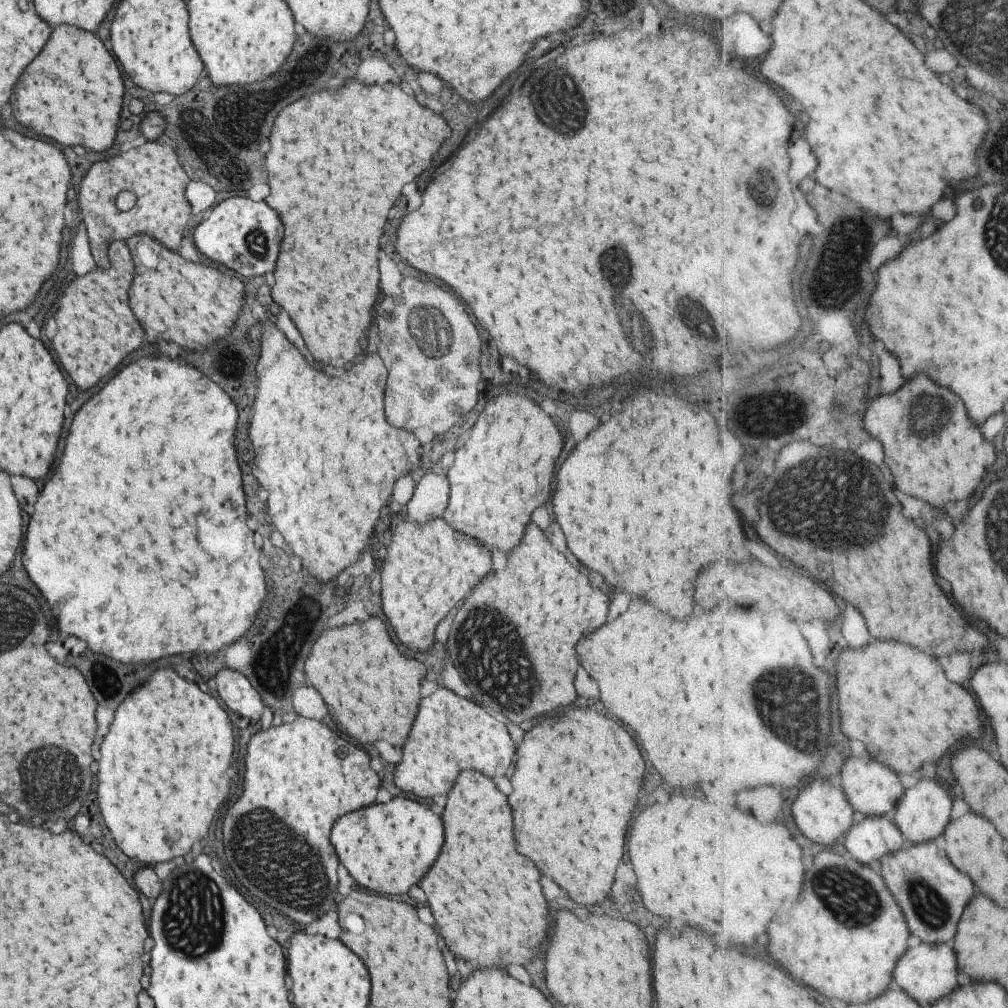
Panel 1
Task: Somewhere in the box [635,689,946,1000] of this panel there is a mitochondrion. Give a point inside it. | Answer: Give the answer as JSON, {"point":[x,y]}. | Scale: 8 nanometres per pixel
{"point":[834,884]}

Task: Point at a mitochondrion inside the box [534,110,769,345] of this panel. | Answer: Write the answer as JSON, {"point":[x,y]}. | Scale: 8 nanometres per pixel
{"point":[687,303]}

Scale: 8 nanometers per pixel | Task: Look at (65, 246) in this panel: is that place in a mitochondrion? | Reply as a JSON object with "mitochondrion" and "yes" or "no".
{"mitochondrion":"no"}

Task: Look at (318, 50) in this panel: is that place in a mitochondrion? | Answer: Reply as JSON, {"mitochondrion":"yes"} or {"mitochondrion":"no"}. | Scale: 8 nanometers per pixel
{"mitochondrion":"no"}

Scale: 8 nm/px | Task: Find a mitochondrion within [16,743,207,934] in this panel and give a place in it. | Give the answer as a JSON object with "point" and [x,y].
{"point":[58,777]}

